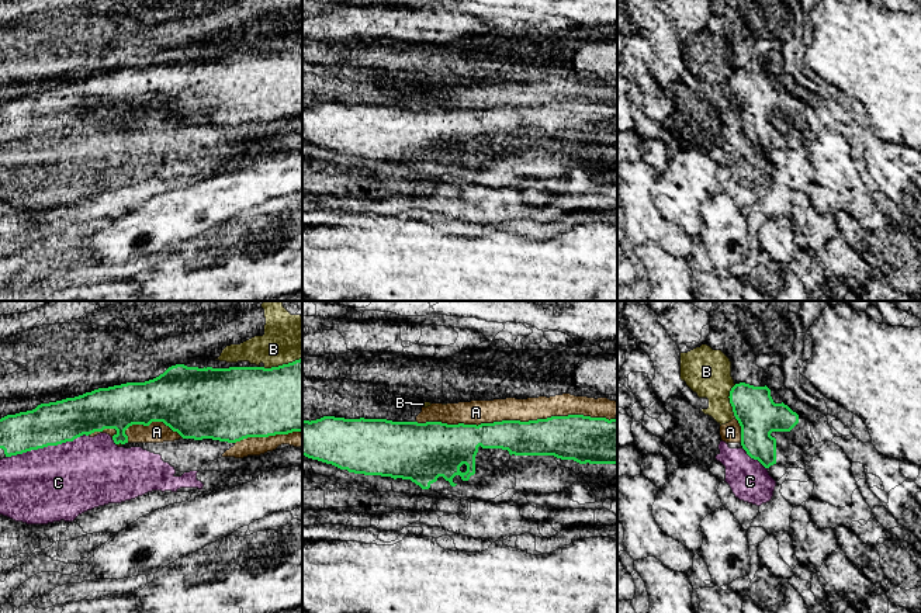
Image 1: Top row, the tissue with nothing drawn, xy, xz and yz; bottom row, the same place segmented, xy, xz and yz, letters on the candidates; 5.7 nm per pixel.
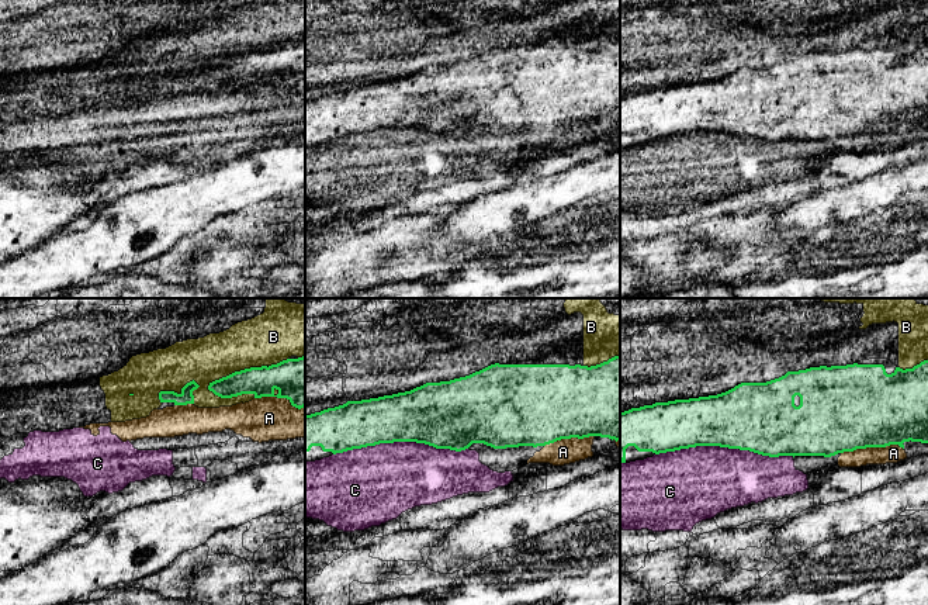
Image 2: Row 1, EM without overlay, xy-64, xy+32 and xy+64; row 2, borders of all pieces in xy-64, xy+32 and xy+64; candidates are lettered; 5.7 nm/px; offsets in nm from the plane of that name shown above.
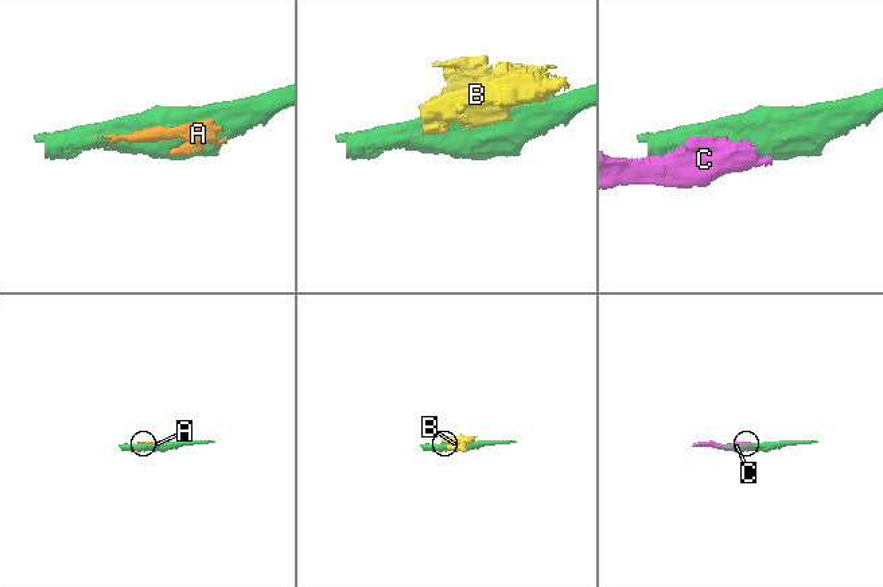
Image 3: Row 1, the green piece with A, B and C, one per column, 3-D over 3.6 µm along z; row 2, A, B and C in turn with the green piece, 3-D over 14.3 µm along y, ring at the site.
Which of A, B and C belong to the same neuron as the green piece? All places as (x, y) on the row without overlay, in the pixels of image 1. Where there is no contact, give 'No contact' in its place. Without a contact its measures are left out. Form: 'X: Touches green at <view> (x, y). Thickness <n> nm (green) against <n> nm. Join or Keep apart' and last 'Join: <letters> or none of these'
A: Touches green at xz (515, 106). Thickness 220 nm (green) against 140 nm. Keep apart
B: Touches green at yz (730, 86). Thickness 240 nm (green) against 260 nm. Keep apart
C: Touches green at xy (47, 131). Thickness 240 nm (green) against 440 nm. Keep apart
Join: none of these

